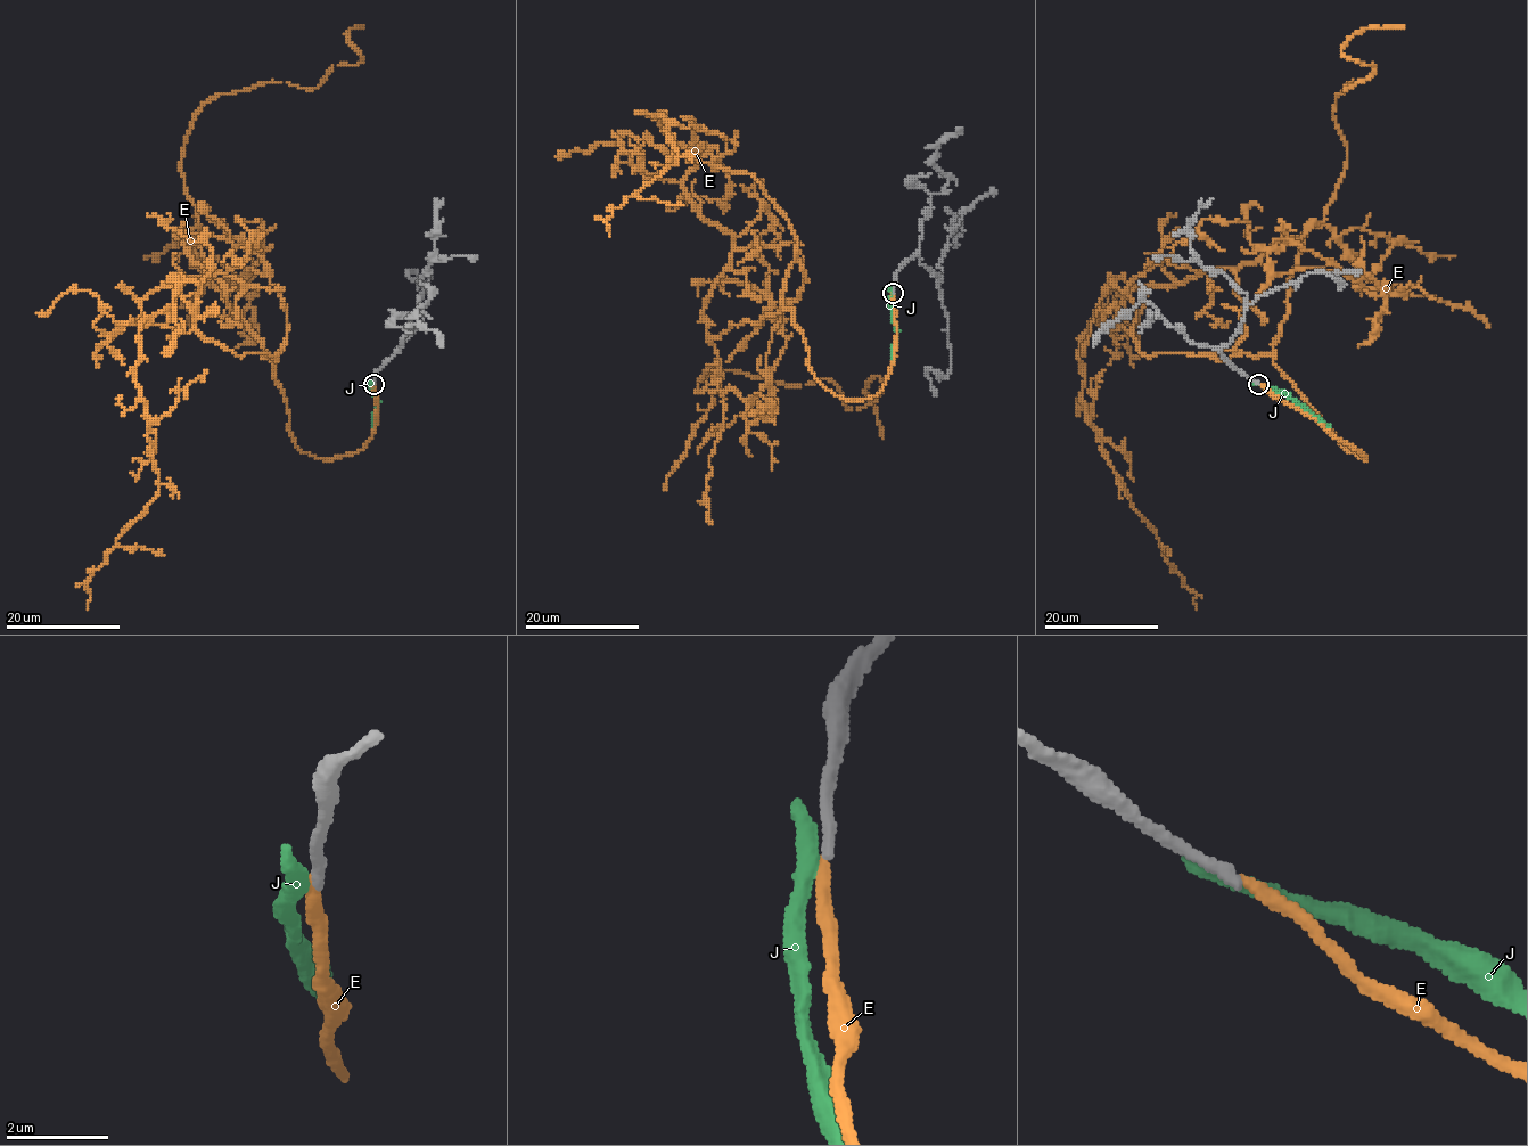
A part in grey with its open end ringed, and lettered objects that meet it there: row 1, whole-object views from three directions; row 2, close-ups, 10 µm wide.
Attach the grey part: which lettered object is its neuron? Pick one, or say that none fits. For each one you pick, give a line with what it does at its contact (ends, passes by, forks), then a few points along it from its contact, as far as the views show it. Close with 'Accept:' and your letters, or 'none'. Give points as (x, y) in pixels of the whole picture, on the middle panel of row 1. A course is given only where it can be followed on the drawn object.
E: it ends; course (893, 294), (863, 399), (815, 378), (790, 308), (709, 335), (732, 237), (659, 113), (676, 160), (606, 231)
Accept: E

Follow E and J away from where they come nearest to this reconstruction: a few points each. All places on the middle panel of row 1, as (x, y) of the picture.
E: (893, 294), (863, 399), (815, 378), (790, 308), (709, 335), (732, 237), (659, 113), (676, 160), (606, 231)
J: (892, 293), (890, 313), (897, 333), (892, 363)

